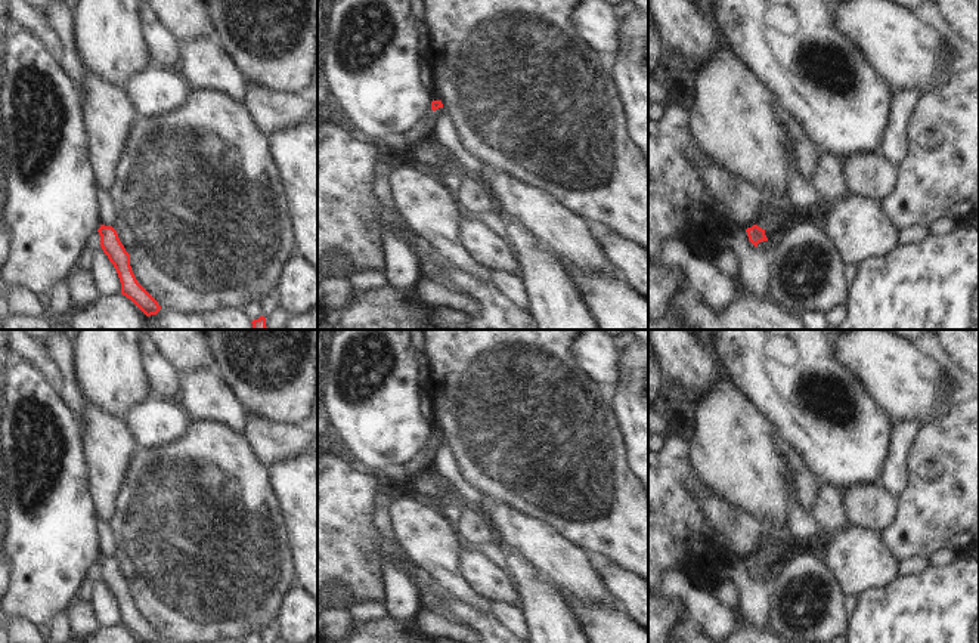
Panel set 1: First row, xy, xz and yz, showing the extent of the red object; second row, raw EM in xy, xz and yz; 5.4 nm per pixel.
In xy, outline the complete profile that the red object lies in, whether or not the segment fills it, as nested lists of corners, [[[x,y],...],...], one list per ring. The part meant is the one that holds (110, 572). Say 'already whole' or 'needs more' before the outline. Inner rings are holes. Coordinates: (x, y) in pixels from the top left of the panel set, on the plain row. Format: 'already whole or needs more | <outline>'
already whole | [[[100,556],[97,563],[100,578],[118,605],[121,625],[130,630],[142,643],[159,643],[158,633],[137,613],[130,597],[130,585],[121,575],[117,562],[112,557]]]

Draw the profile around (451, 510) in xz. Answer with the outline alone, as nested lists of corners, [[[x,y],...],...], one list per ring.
[[[458,500],[443,503],[440,507],[440,513],[449,523],[455,525],[461,514],[461,503]]]

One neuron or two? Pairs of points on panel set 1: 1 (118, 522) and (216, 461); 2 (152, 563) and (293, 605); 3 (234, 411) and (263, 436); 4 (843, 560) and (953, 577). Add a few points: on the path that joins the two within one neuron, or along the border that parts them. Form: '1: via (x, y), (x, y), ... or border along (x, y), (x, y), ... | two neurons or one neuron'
1: via (142, 522), (151, 522), (180, 492), (192, 485) | one neuron
2: border along (296, 584), (284, 593), (278, 615), (273, 620) | two neurons
3: border along (247, 413), (242, 433) | two neurons
4: border along (898, 577), (883, 586), (864, 590) | two neurons

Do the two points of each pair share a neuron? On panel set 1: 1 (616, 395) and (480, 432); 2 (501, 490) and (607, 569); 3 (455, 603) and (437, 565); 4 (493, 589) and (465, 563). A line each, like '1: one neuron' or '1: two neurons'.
1: two neurons
2: two neurons
3: two neurons
4: one neuron

